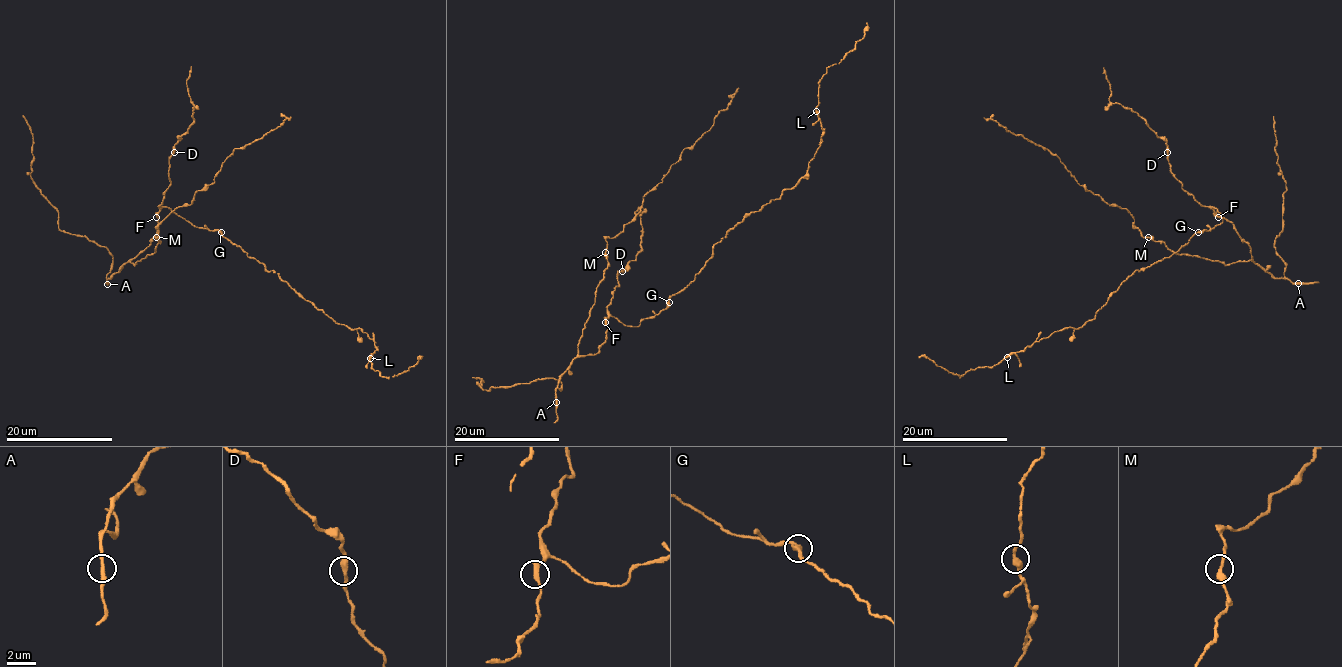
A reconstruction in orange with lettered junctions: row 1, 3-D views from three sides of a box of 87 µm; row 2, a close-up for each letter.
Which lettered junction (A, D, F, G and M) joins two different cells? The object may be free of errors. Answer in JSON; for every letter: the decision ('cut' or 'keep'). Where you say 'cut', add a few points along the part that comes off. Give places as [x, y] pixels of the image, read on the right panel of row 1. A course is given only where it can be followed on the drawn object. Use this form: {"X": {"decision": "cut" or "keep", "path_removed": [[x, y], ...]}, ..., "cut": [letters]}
{"A": {"decision": "keep"}, "D": {"decision": "keep"}, "F": {"decision": "keep"}, "G": {"decision": "keep"}, "M": {"decision": "keep"}, "cut": []}

